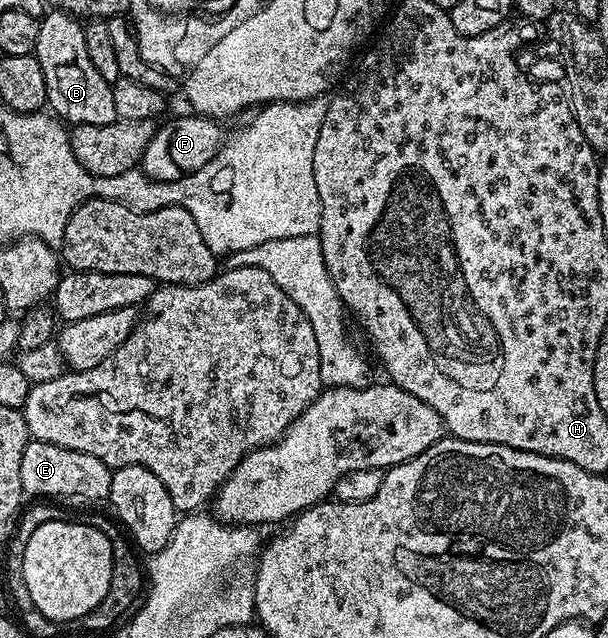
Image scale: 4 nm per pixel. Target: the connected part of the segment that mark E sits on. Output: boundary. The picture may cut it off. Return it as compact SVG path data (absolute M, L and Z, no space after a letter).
M40 439L28 442L21 457L21 485L24 496L44 495L47 499L103 499L111 494L112 468L89 453L65 449Z

